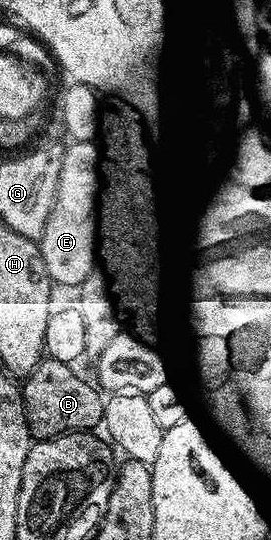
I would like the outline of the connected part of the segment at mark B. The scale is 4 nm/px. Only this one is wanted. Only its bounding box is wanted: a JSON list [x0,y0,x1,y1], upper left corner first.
[21,358,105,441]

